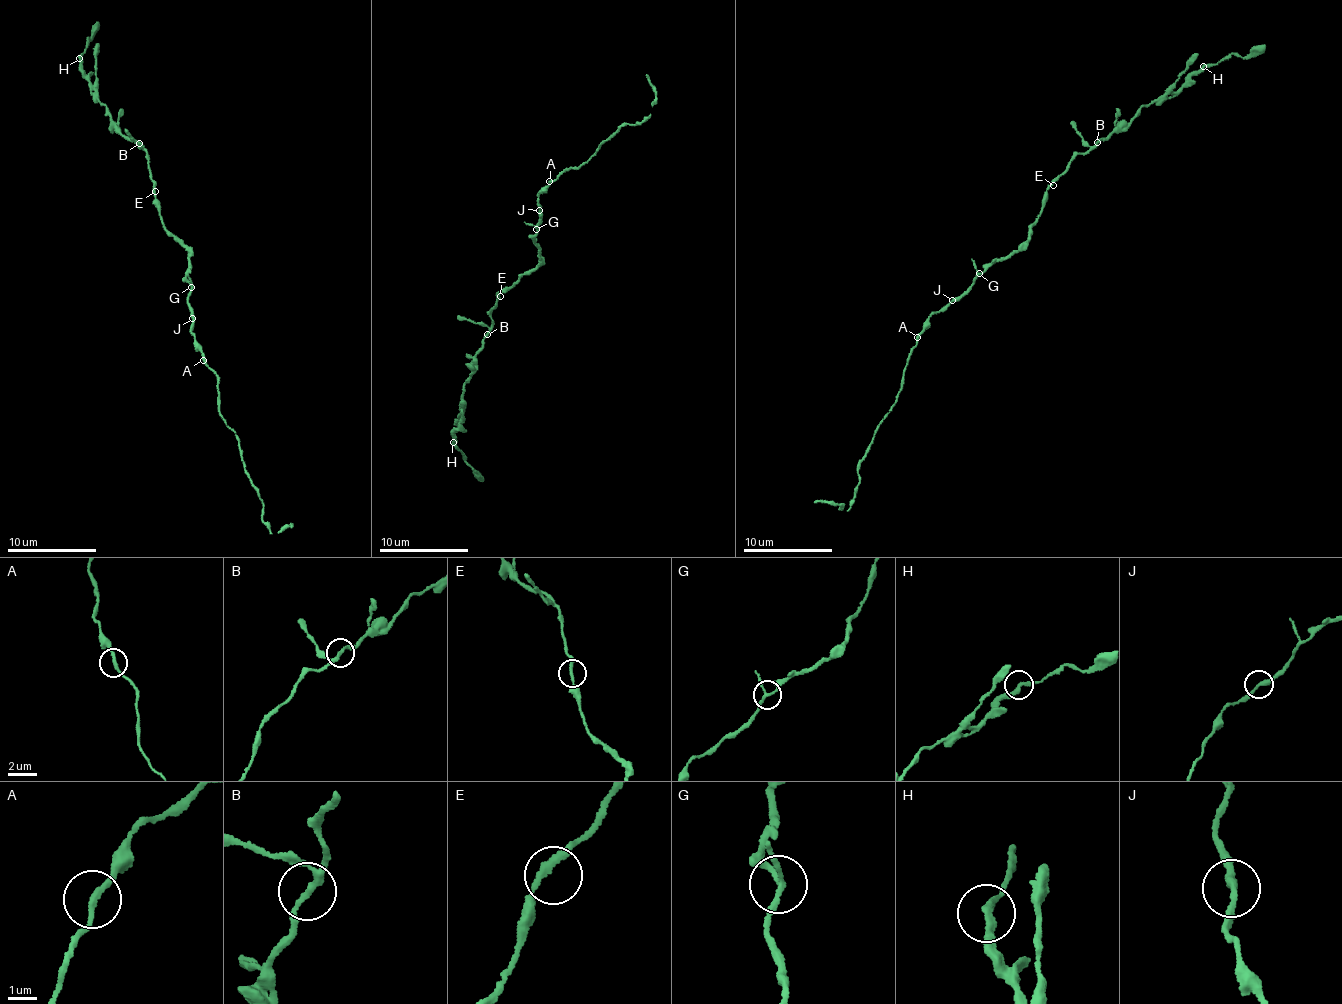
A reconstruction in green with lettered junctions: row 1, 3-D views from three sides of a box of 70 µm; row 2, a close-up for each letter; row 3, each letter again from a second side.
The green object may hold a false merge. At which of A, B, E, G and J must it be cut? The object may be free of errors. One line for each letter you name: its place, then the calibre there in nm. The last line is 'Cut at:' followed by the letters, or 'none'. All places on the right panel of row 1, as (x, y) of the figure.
Cut at: none

